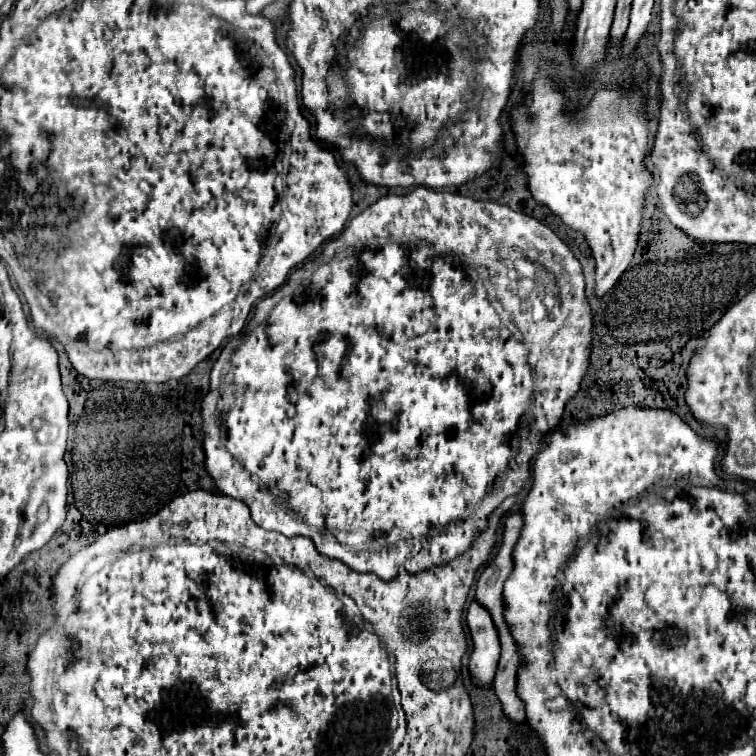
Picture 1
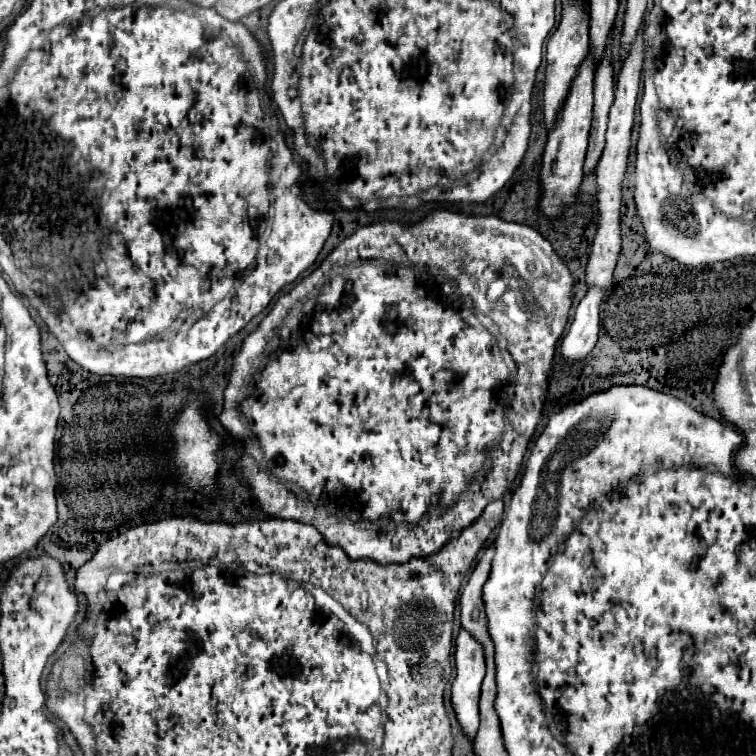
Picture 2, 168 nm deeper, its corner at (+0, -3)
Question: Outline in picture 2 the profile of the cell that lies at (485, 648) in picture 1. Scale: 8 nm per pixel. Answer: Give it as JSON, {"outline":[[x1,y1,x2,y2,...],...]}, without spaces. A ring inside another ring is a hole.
{"outline":[[460,629,454,657,456,681,452,683,452,705,462,729,472,739,480,725,480,685,486,673,484,647,470,631]]}

